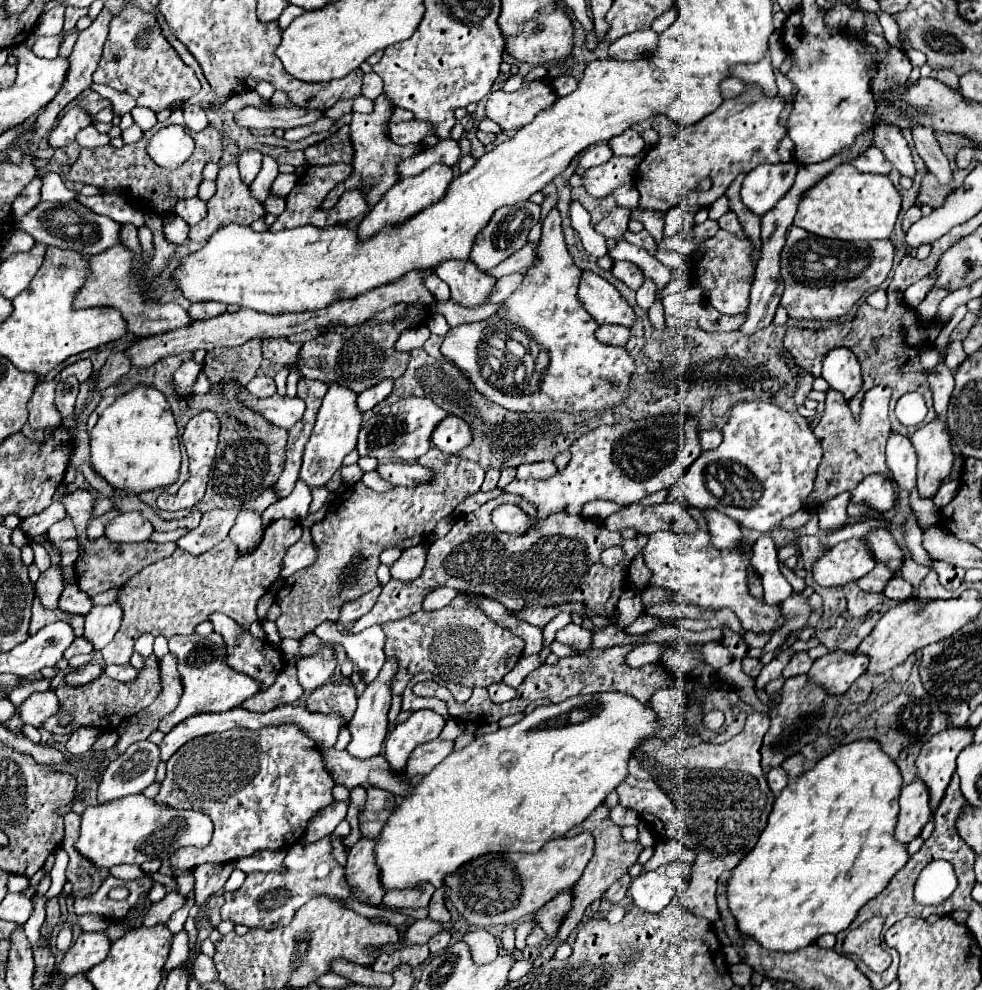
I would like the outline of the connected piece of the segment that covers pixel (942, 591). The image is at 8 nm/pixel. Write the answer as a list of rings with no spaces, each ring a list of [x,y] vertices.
[[[929,571],[929,575],[921,581],[921,587],[919,587],[919,595],[921,599],[948,599],[950,597],[958,597],[962,593],[966,582],[962,582],[961,586],[953,591],[946,590],[941,583],[939,583],[939,577],[935,571]]]

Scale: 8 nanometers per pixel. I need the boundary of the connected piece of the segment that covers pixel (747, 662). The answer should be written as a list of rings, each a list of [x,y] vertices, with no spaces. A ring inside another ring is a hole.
[[[743,657],[743,671],[745,671],[747,675],[751,675],[753,679],[759,675],[761,669],[763,669],[761,659],[755,659],[755,657]]]

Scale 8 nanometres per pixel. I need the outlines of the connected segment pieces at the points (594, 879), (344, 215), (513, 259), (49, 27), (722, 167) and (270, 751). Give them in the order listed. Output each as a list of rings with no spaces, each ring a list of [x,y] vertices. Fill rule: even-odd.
[[[605,803],[599,805],[599,807],[585,819],[583,829],[593,833],[593,837],[595,837],[595,853],[593,853],[591,861],[587,863],[587,867],[585,867],[581,879],[579,879],[579,881],[575,883],[575,887],[573,887],[573,909],[569,911],[567,919],[563,921],[563,925],[561,925],[561,929],[559,929],[557,937],[551,939],[551,943],[547,945],[547,949],[543,949],[541,955],[537,957],[537,965],[545,963],[547,959],[553,957],[557,945],[563,943],[563,941],[569,937],[569,933],[577,927],[577,923],[581,921],[585,909],[587,909],[595,899],[599,899],[601,893],[607,891],[607,887],[611,887],[611,883],[615,883],[619,877],[623,877],[623,875],[629,871],[629,867],[633,867],[633,865],[637,863],[637,857],[639,857],[639,853],[643,851],[643,847],[641,847],[637,841],[631,841],[631,843],[629,843],[629,841],[623,841],[623,839],[621,839],[619,825],[615,825],[615,823],[609,819],[609,809],[607,809]]]
[[[353,189],[345,191],[335,207],[325,211],[327,223],[339,223],[347,219],[355,219],[357,215],[367,215],[371,205],[367,203],[367,195],[363,189]]]
[[[527,243],[521,251],[515,251],[509,259],[505,259],[503,263],[499,263],[495,269],[491,269],[489,273],[493,277],[503,277],[503,275],[511,275],[511,273],[523,273],[527,269],[531,269],[531,263],[535,263],[535,247],[539,247],[539,243]]]
[[[55,5],[49,9],[37,27],[37,35],[57,35],[63,29],[63,11],[65,5]]]
[[[747,83],[739,99],[725,99],[719,109],[691,127],[679,127],[665,115],[657,115],[653,119],[653,129],[659,131],[659,143],[649,149],[635,175],[637,191],[641,193],[639,207],[667,211],[687,201],[689,193],[691,205],[709,207],[715,199],[725,195],[727,187],[739,173],[749,173],[761,163],[779,163],[777,143],[787,135],[787,129],[779,123],[779,119],[787,107],[787,101],[781,95],[763,95],[765,93],[759,87]],[[703,177],[713,179],[711,191],[693,193],[695,185]]]
[[[279,725],[263,729],[263,739],[257,731],[251,729],[231,729],[223,733],[203,735],[185,743],[171,759],[167,761],[167,777],[161,783],[161,791],[155,797],[157,803],[165,803],[175,809],[197,809],[211,817],[215,831],[207,847],[183,847],[171,855],[171,867],[181,871],[191,871],[201,863],[229,863],[241,857],[253,855],[263,849],[283,849],[297,843],[309,819],[333,803],[333,779],[327,773],[319,747],[295,725]]]

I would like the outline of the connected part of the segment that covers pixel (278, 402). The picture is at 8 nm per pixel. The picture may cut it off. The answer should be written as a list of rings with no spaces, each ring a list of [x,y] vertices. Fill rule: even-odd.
[[[235,383],[227,387],[227,395],[229,397],[237,395],[249,409],[263,413],[267,421],[271,421],[273,425],[285,427],[285,429],[291,429],[303,417],[303,411],[305,411],[305,403],[299,397],[289,399],[287,395],[285,397],[273,395],[267,399],[253,399],[243,387],[235,387]]]

